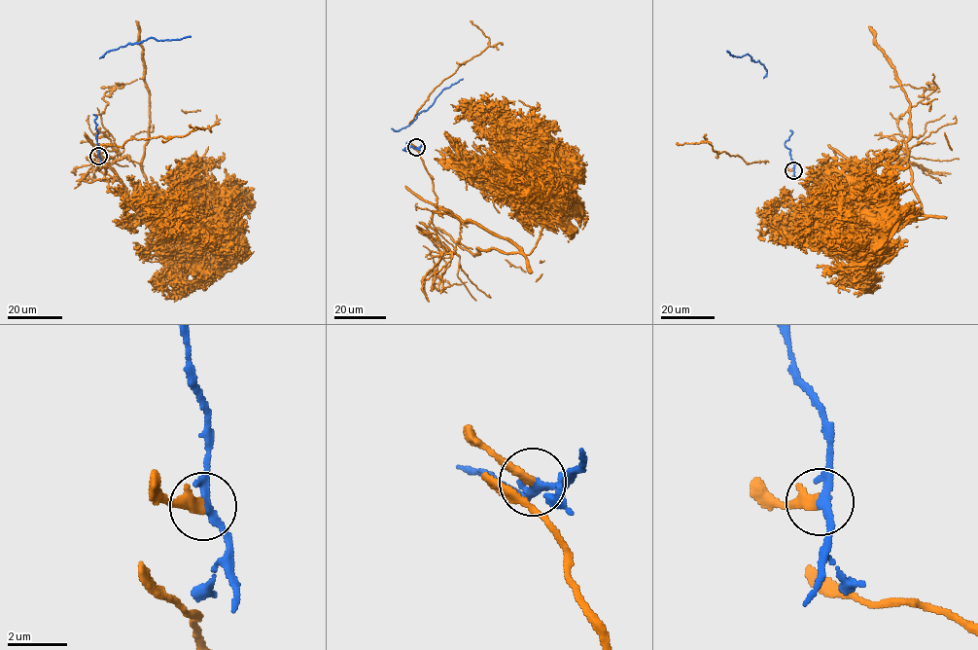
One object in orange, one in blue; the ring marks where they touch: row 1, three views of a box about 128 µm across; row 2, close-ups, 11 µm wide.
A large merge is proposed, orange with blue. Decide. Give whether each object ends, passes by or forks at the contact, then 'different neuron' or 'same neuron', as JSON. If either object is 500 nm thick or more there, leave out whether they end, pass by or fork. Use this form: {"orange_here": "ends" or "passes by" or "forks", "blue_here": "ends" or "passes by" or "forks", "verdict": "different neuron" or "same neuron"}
{"orange_here": "ends", "blue_here": "passes by", "verdict": "different neuron"}

